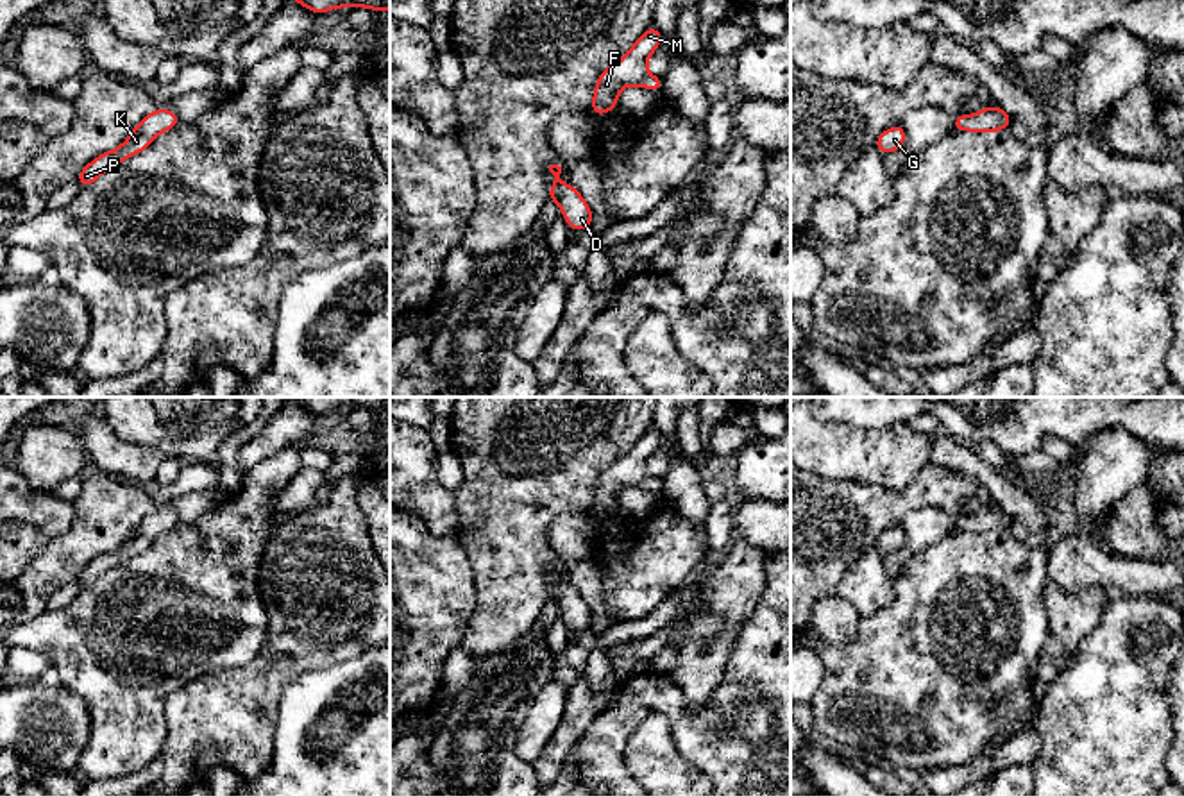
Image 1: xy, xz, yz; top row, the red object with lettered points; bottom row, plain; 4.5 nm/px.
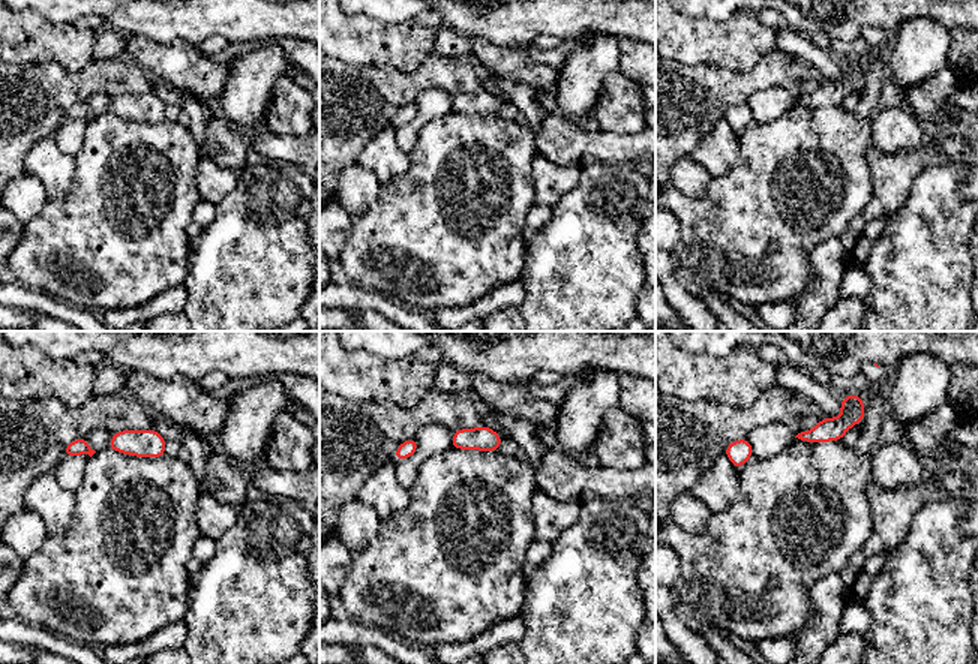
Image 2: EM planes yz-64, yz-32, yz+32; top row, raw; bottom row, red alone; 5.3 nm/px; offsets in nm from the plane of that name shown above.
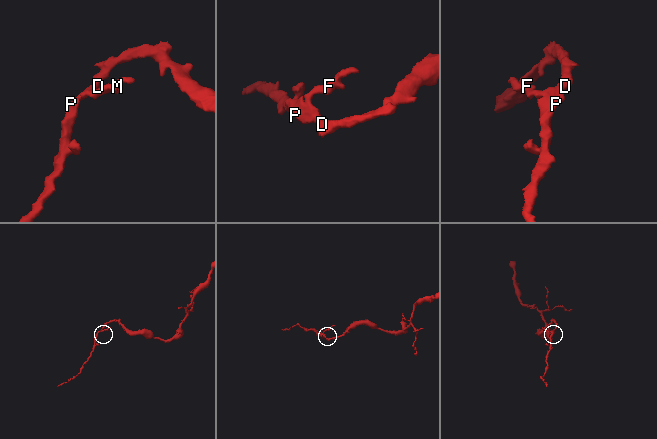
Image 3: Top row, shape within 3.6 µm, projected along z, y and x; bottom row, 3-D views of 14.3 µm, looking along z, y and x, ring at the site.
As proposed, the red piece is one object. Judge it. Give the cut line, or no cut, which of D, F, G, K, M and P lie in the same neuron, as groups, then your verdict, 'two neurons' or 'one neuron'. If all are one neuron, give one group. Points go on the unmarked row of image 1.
cut none; groups D F G K M P; one neuron

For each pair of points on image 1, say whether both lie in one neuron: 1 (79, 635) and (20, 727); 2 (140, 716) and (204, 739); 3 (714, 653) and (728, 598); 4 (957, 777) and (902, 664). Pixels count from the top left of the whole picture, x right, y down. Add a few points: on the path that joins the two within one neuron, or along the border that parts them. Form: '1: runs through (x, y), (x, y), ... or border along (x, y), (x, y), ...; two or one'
1: border along (61, 685), (74, 691), (84, 702), (90, 716); two
2: border along (181, 685), (165, 702), (167, 739), (160, 755); two
3: runs through (718, 639), (719, 612); one
4: border along (973, 762), (927, 766), (916, 771); two

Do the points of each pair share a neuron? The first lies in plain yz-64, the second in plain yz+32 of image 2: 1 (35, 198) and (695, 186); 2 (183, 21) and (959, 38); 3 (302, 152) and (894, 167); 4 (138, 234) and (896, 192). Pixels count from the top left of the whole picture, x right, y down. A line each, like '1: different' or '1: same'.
1: same
2: different
3: different
4: different

